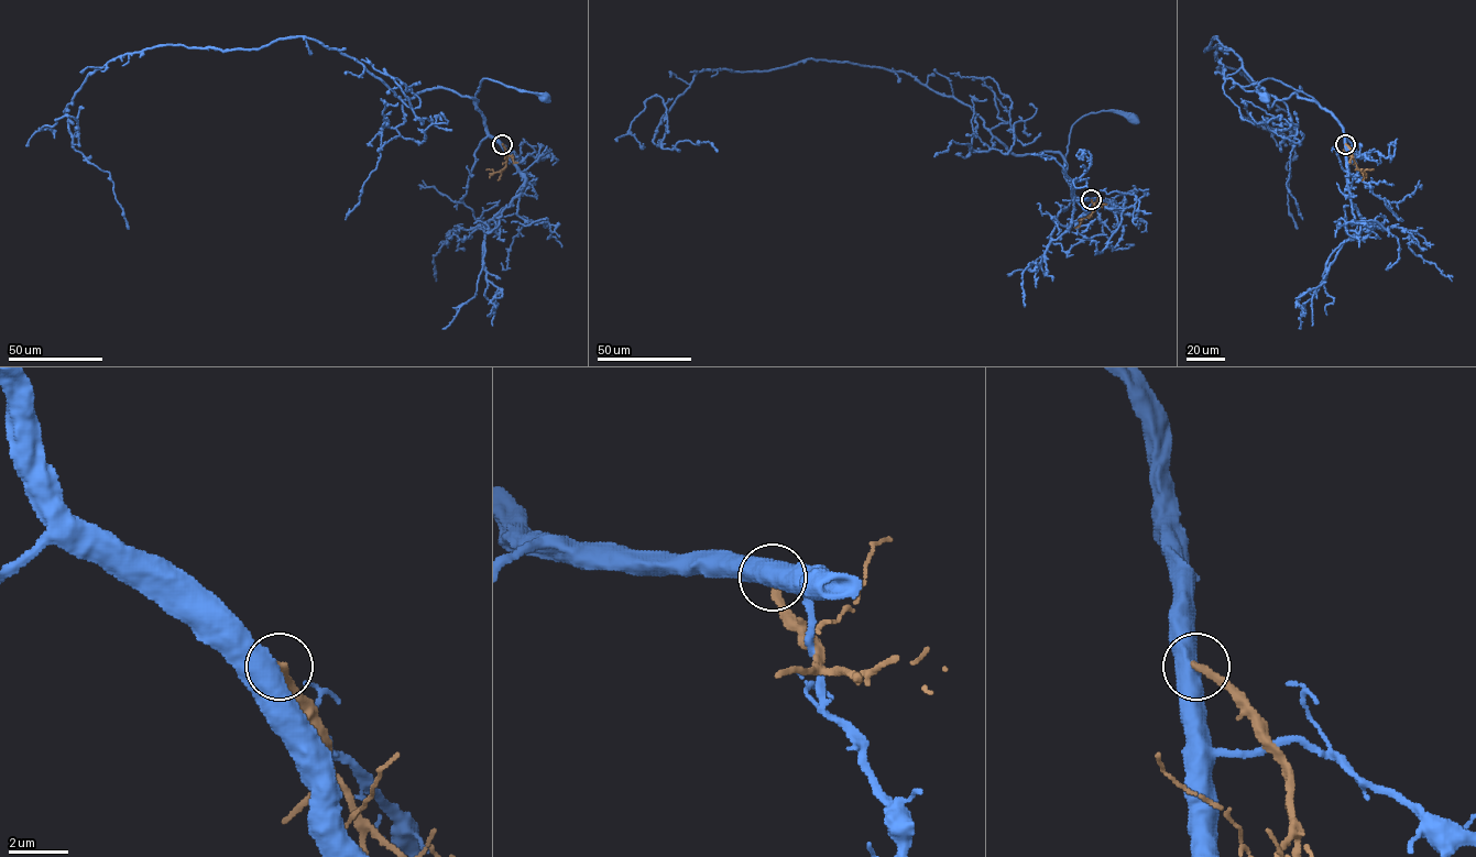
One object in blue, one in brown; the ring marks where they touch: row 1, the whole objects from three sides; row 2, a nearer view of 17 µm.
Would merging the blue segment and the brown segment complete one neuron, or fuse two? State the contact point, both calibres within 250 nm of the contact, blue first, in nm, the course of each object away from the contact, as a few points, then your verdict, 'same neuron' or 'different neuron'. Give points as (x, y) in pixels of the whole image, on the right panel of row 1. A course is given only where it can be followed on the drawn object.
(1345, 144) | 700/320 nm | blue via (1345, 144), (1342, 125), (1311, 97), (1267, 78), (1256, 88), (1264, 97) | brown via (1345, 144), (1356, 167), (1364, 172), (1374, 169) | different neuron

